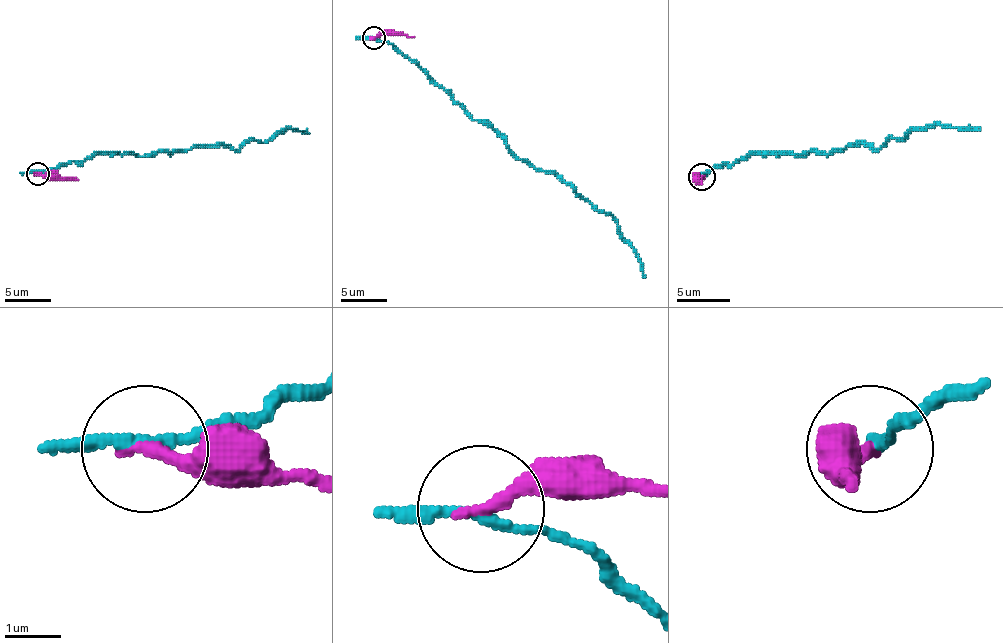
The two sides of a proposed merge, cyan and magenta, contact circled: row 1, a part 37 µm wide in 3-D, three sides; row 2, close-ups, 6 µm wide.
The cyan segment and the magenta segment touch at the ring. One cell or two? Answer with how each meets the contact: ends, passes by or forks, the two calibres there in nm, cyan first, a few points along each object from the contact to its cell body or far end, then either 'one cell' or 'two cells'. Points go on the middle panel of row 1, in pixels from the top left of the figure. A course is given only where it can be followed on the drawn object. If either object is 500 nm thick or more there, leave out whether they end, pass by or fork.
cyan passes by; magenta ends; calibres 180 and 260 nm; course cyan (374, 39), (393, 44), (520, 159), (557, 173), (615, 219), (617, 233), (634, 250), (645, 277); course magenta (374, 37), (414, 37); two cells

